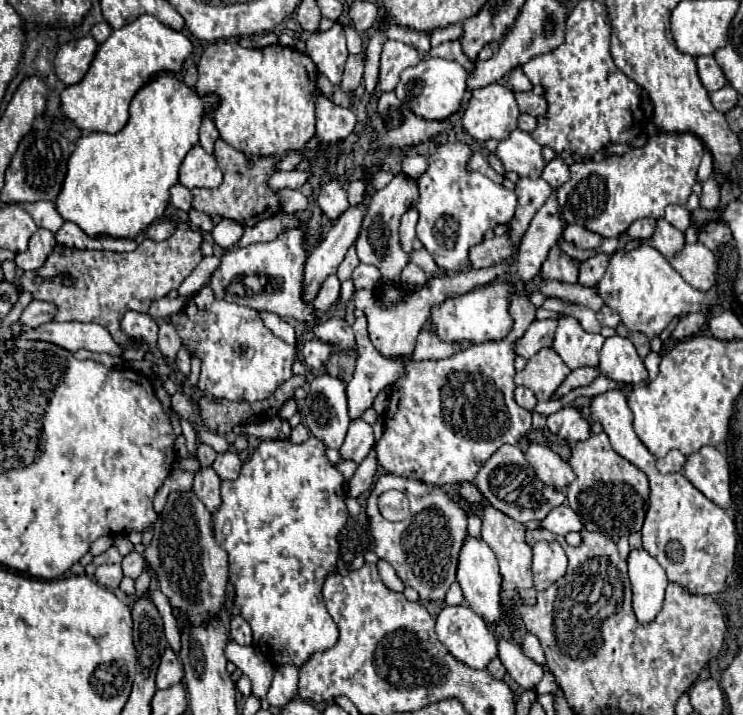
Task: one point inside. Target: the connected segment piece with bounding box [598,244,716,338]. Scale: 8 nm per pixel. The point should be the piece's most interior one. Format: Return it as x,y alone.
641,285

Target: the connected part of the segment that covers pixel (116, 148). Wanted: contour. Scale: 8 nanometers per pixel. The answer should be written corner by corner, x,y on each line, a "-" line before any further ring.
158,72
150,78
130,102
130,120
118,134
90,132
76,142
76,148
68,160
68,172
56,200
56,208
64,220
78,224
86,234
108,234
114,238
136,238
152,222
160,220
168,200
170,188
178,182
178,168
186,152
198,144
198,128
202,116
212,112
218,104
216,94
198,94
186,86
174,72

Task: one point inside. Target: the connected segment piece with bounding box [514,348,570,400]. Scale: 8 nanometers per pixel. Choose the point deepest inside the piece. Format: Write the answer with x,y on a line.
544,372

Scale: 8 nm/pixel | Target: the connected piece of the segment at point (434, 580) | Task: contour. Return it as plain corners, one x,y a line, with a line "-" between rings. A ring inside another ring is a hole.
396,474
378,476
370,498
366,502
366,512
370,516
372,536
376,540
378,558
386,560
404,582
418,592
420,600
442,602
448,588
456,582
458,554
468,536
466,514
460,504
452,502
438,486
428,486
420,480
402,478
-
386,490
400,490
410,500
410,518
402,522
388,522
378,510
378,496

